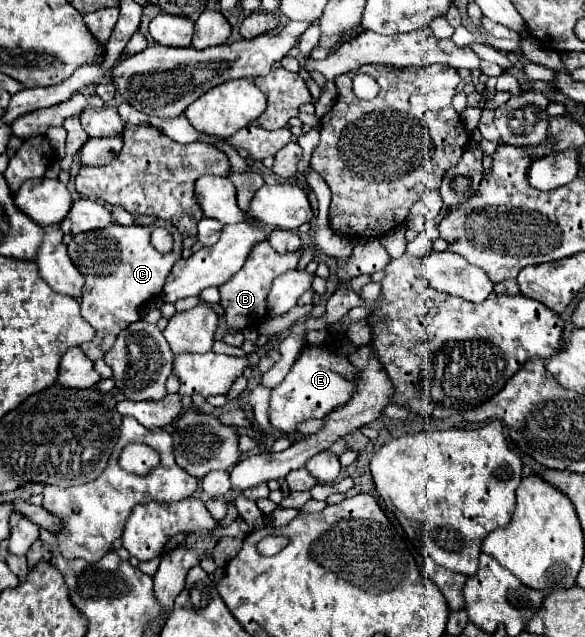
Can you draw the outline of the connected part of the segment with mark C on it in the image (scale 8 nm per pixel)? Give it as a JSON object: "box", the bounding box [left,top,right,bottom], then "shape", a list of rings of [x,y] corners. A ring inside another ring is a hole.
{"box":[68,220,182,362],"shape":[[[164,220],[158,222],[174,236],[174,248],[168,254],[160,254],[150,242],[150,234],[156,228],[156,224],[108,226],[102,230],[90,230],[74,236],[72,242],[68,244],[72,264],[86,278],[80,294],[80,306],[84,320],[90,322],[92,328],[96,328],[96,336],[90,342],[84,342],[80,348],[92,362],[100,360],[102,354],[106,354],[106,350],[112,348],[116,336],[128,324],[140,320],[140,308],[146,306],[148,300],[160,296],[174,262],[180,260],[182,252],[180,232],[170,222]]]}

